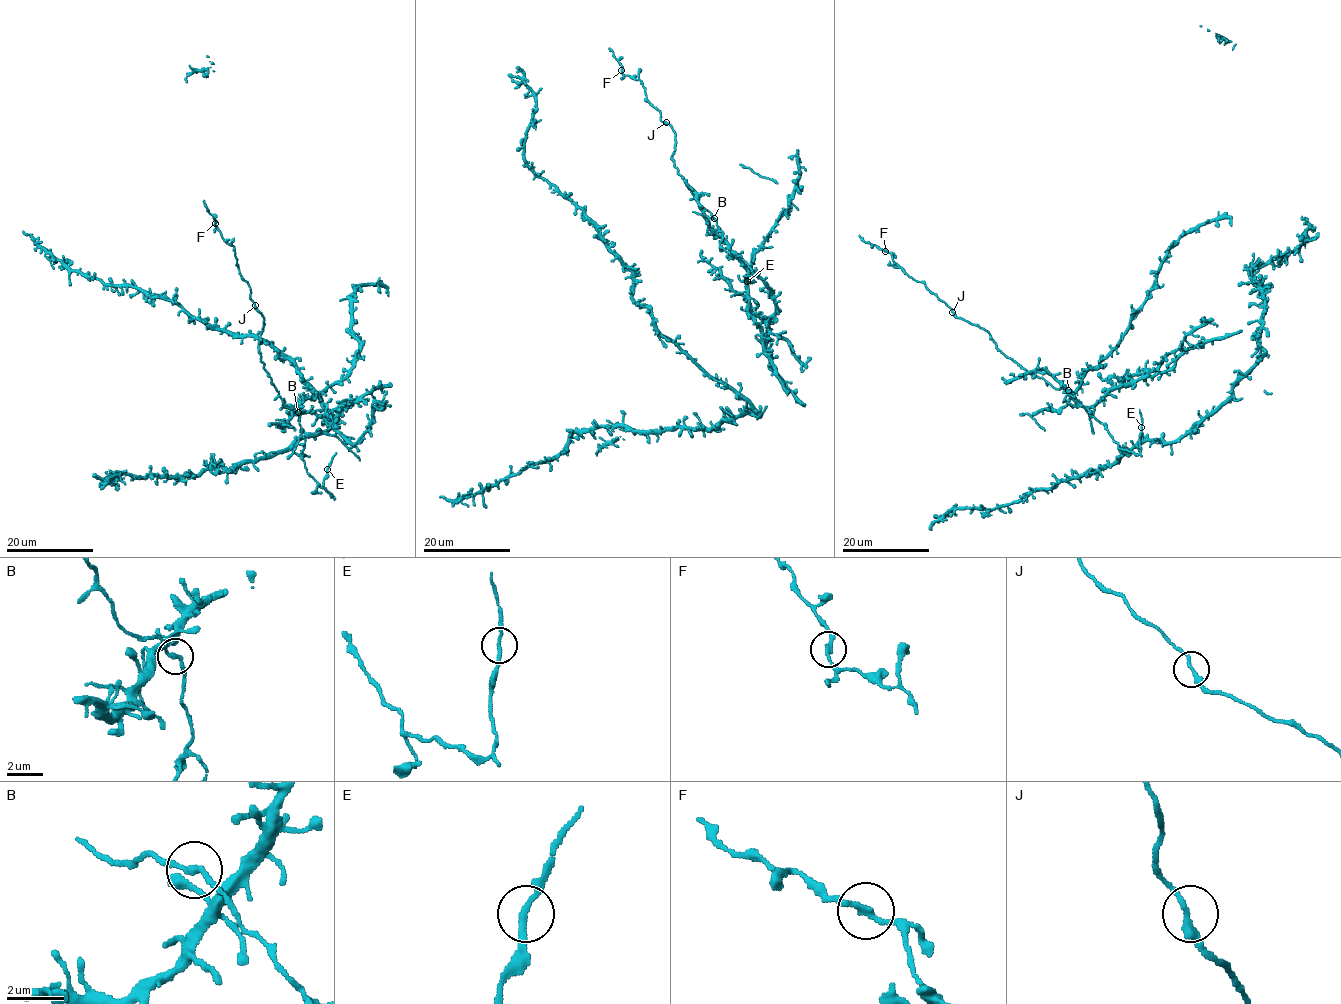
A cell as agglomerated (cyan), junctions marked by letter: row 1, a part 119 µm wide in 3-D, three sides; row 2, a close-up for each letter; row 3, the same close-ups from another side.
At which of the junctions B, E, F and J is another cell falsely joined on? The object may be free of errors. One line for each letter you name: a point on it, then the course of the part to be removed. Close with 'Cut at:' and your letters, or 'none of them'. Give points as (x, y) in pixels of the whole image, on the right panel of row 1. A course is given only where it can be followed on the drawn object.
Cut at: none of them

